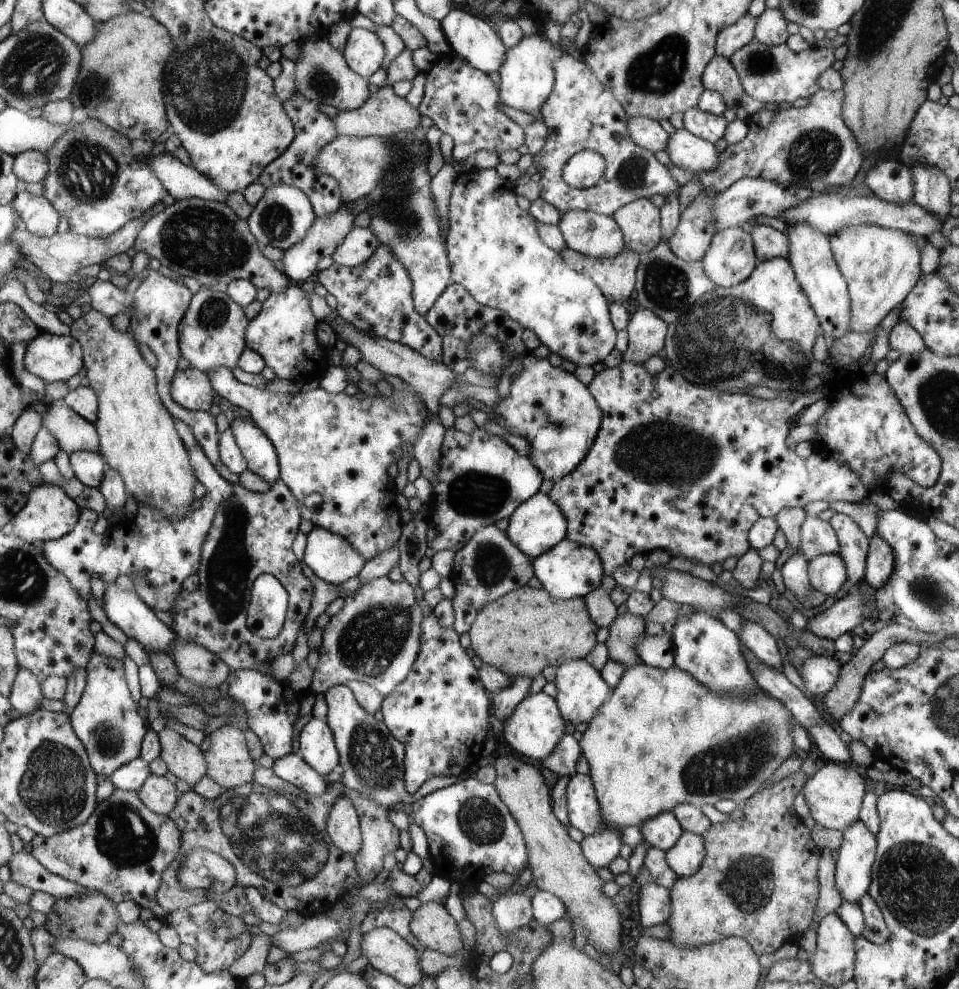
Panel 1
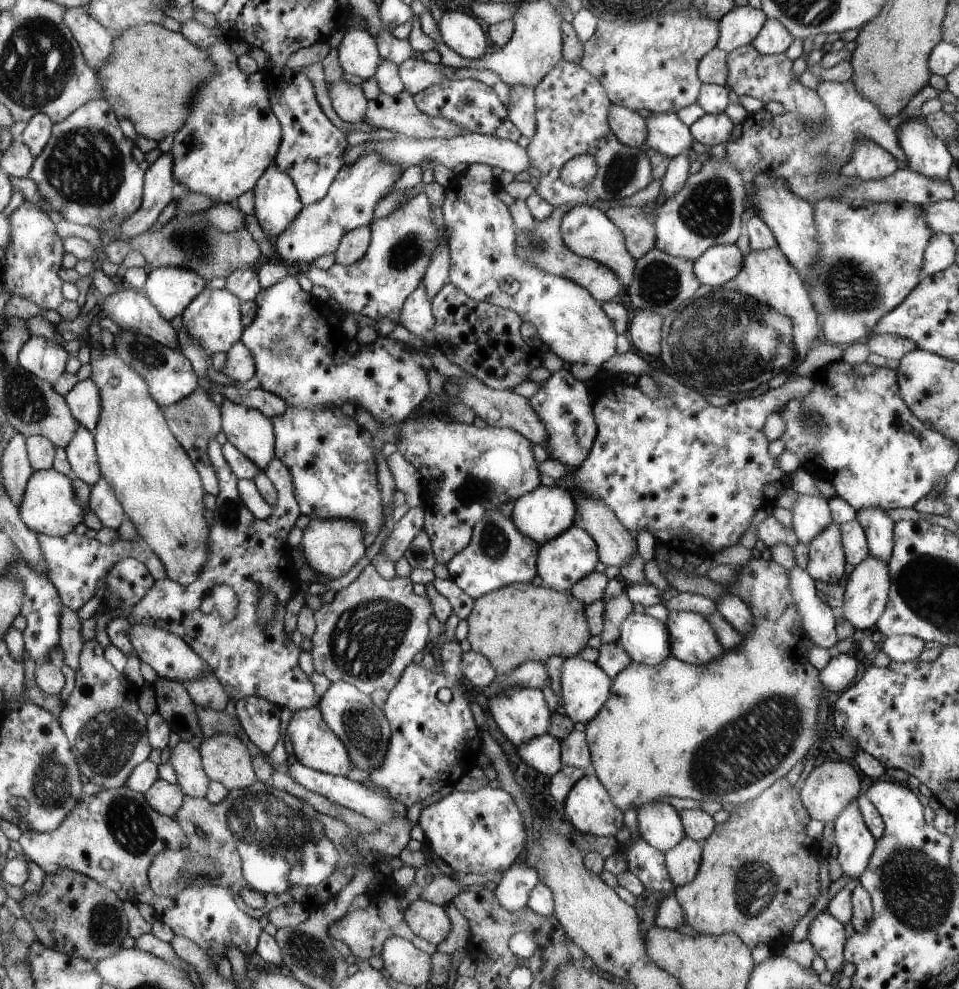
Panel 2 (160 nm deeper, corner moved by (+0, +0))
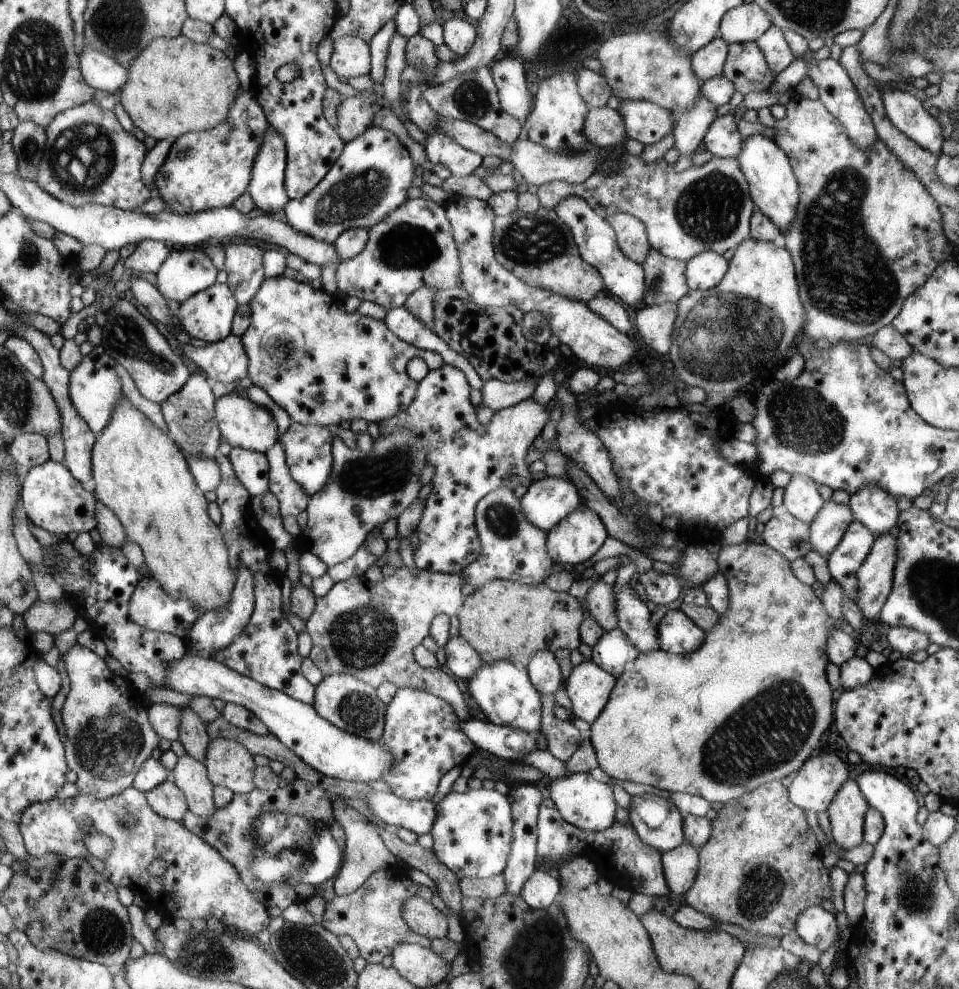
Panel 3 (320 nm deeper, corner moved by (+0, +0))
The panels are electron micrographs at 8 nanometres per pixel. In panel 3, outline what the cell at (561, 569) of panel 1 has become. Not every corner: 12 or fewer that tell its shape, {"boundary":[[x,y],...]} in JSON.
{"boundary":[[578,506],[547,532],[554,564],[582,564],[606,538],[606,524]]}

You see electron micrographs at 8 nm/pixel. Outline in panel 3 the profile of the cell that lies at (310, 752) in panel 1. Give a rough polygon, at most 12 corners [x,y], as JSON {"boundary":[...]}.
{"boundary":[[214,658],[167,665],[172,690],[247,707],[324,776],[367,783],[395,763],[382,736]]}

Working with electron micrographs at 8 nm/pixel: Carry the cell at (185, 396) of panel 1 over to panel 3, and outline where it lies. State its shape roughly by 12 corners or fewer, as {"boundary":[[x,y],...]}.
{"boundary":[[129,301],[104,311],[101,347],[163,403],[191,378],[182,354]]}

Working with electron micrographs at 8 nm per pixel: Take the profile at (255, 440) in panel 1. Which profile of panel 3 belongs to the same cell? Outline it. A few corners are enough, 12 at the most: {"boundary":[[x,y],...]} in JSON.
{"boundary":[[243,393],[215,402],[232,447],[265,453],[278,441],[270,410]]}

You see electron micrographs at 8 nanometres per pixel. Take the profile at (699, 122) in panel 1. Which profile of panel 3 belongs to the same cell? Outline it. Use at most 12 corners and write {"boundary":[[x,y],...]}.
{"boundary":[[734,116],[716,117],[703,143],[714,157],[736,159],[744,138]]}

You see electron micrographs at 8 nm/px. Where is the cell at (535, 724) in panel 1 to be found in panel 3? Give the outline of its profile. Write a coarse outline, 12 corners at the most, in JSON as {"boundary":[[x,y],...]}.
{"boundary":[[484,663],[467,678],[491,723],[542,728],[525,664]]}

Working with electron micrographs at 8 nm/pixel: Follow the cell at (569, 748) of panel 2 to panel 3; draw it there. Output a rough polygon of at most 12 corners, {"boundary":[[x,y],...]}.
{"boundary":[[542,695],[542,728],[550,754],[566,762],[588,732],[554,715]]}

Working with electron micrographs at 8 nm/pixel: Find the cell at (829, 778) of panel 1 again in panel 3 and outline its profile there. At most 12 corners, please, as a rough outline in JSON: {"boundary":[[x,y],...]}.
{"boundary":[[818,750],[787,787],[798,808],[823,813],[848,763]]}

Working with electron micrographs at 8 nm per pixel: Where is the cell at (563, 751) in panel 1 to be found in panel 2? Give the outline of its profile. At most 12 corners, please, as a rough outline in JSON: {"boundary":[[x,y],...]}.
{"boundary":[[548,734],[516,752],[530,768],[553,777],[563,765],[560,740]]}

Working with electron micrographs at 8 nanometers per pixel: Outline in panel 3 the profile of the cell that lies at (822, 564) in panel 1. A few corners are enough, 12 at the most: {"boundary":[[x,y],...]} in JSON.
{"boundary":[[827,501],[810,524],[813,550],[833,553],[854,520],[847,504]]}

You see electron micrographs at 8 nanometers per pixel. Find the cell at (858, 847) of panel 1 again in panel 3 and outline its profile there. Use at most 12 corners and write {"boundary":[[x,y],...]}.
{"boundary":[[848,779],[827,808],[834,840],[862,844],[871,806]]}

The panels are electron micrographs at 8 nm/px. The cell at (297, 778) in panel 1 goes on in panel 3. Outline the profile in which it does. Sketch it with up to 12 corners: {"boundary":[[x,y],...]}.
{"boundary":[[371,790],[361,797],[370,818],[420,836],[435,826],[433,800]]}

